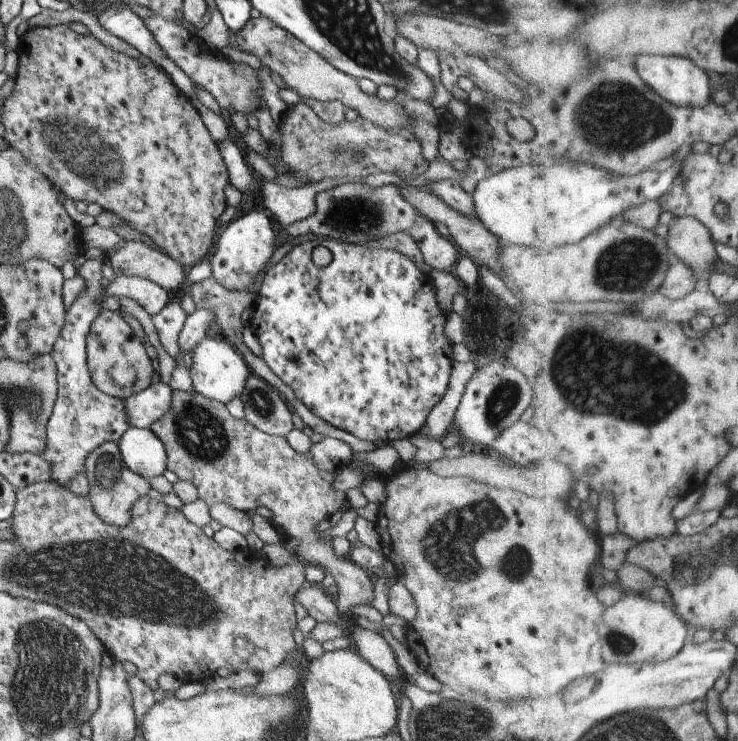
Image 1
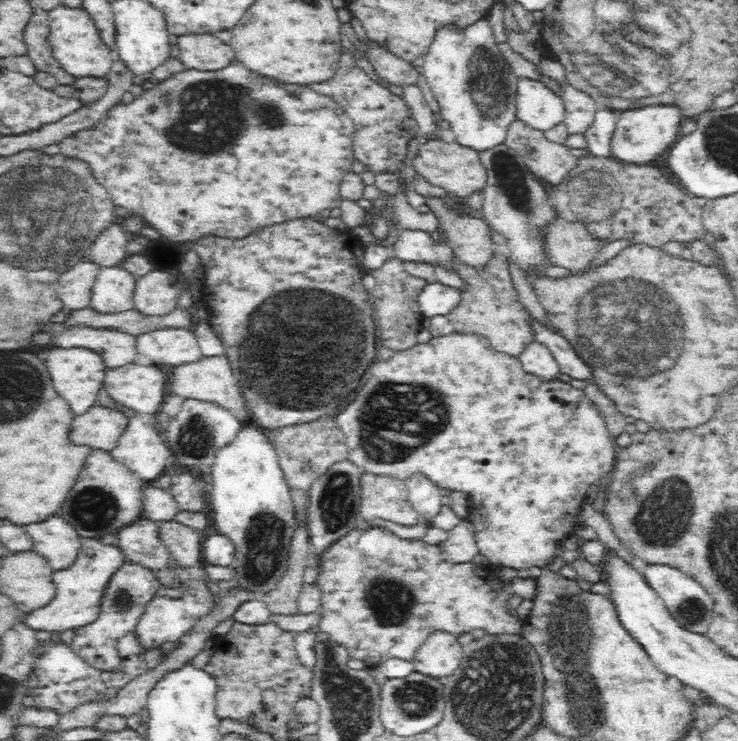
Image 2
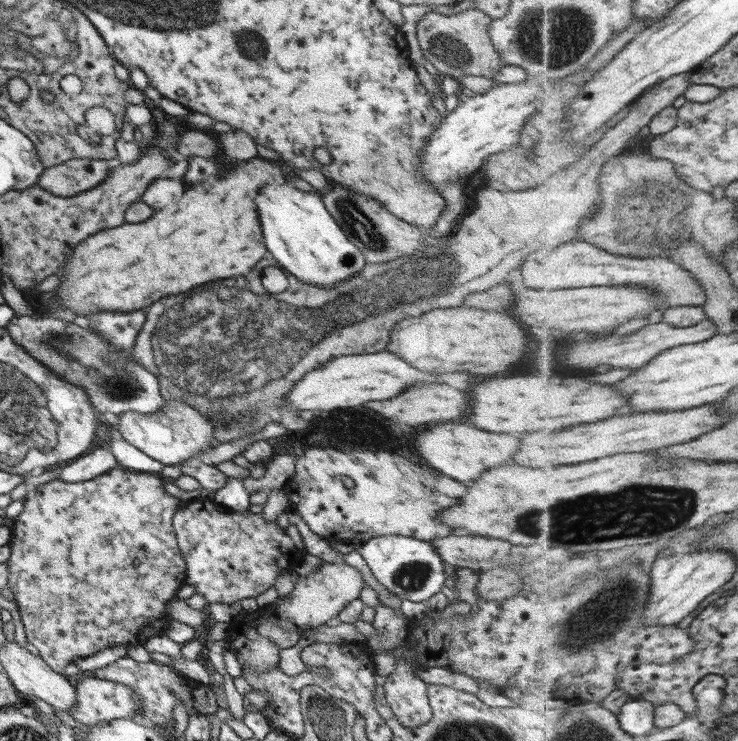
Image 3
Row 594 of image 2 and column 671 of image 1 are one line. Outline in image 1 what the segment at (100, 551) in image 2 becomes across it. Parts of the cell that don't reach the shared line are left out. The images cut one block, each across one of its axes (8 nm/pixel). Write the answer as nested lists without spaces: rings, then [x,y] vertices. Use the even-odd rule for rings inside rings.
[[[639,55],[637,71],[664,98],[681,107],[703,107],[713,100],[711,76],[698,63],[686,55]]]

